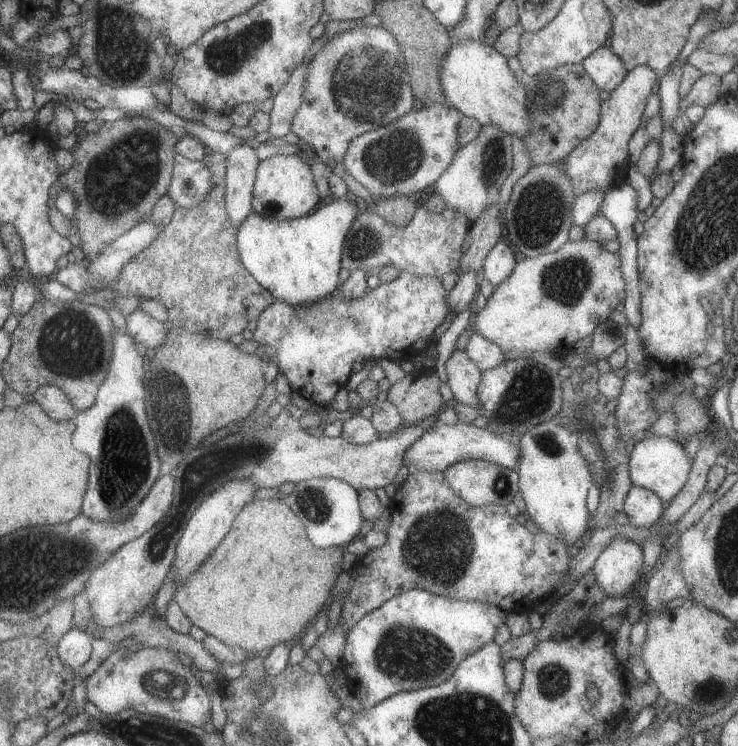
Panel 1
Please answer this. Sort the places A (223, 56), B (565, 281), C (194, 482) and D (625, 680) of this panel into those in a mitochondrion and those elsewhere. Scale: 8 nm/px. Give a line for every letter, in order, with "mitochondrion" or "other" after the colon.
A: mitochondrion
B: mitochondrion
C: mitochondrion
D: other

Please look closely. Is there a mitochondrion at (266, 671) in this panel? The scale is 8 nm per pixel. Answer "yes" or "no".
no

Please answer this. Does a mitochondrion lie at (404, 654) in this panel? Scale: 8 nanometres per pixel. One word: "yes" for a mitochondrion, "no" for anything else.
yes

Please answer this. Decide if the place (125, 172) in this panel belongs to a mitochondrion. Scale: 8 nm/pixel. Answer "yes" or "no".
yes

